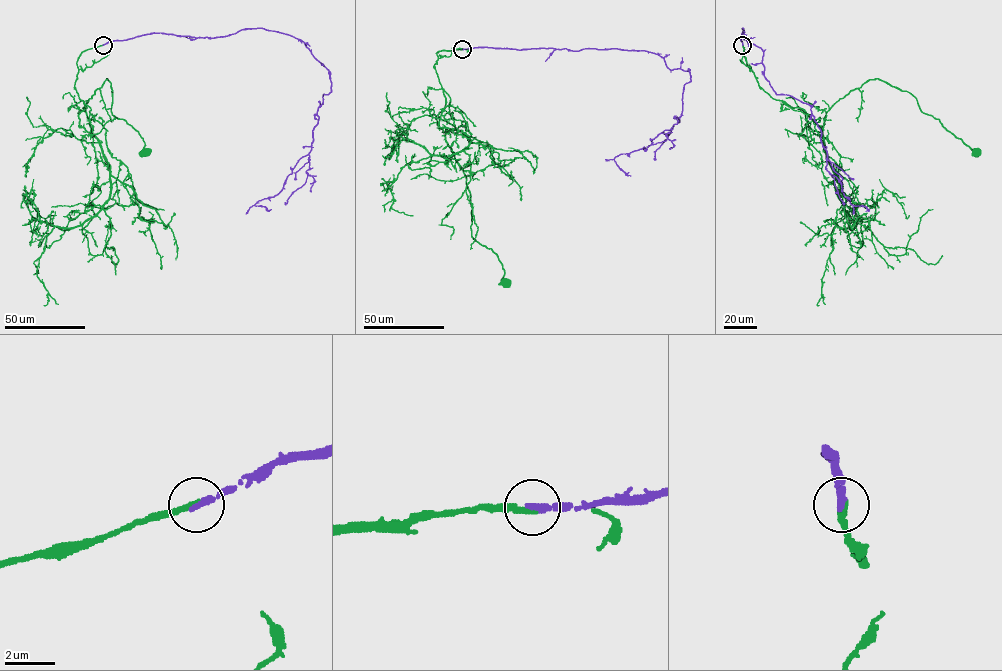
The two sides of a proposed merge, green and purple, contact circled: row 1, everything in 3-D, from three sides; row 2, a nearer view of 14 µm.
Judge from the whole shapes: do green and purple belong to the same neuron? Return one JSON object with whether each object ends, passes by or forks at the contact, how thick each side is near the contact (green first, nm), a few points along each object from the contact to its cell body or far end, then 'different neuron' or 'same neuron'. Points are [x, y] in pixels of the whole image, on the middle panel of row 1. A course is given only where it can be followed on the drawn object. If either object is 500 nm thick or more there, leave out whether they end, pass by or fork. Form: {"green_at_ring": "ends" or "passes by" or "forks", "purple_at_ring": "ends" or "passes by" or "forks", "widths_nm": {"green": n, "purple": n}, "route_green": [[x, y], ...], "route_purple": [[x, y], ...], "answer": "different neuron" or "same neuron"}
{"green_at_ring": "ends", "purple_at_ring": "ends", "widths_nm": {"green": 240, "purple": 280}, "route_green": [[462, 49], [436, 53], [438, 125], [466, 176], [471, 236], [506, 283]], "route_purple": [[462, 49], [647, 51], [670, 70], [689, 70], [671, 131], [614, 158], [630, 176]], "answer": "same neuron"}

